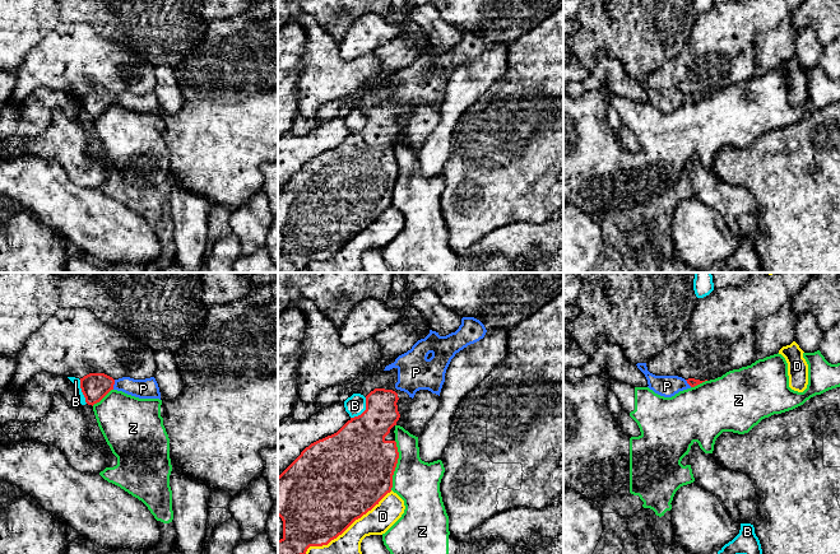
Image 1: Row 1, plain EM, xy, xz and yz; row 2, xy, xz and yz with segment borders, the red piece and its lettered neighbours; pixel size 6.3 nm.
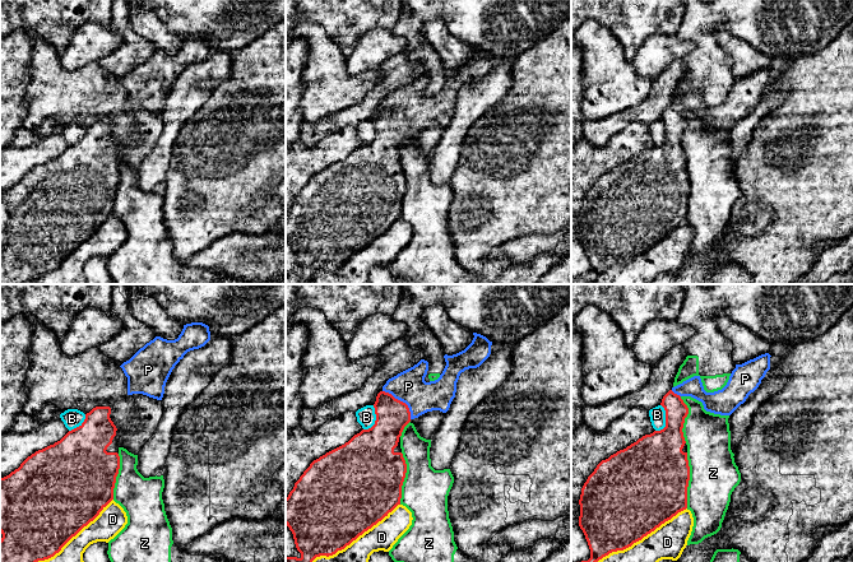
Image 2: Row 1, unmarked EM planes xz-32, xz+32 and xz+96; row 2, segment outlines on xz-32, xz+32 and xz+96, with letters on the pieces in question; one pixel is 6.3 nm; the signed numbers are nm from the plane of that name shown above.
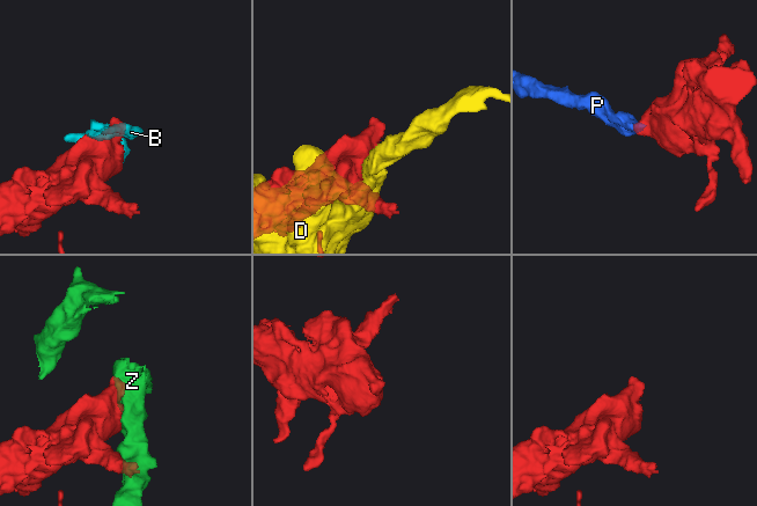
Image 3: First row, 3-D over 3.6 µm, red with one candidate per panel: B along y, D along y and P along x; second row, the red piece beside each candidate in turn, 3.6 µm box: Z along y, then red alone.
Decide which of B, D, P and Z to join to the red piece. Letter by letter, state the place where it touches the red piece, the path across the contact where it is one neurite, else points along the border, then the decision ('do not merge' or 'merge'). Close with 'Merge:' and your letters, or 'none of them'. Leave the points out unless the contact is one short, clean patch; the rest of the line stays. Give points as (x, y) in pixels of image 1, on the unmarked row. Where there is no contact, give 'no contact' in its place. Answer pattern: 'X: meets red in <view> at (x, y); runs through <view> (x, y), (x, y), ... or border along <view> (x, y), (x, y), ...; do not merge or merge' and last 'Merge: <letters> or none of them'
B: meets red in xz at (365, 125); do not merge
D: meets red in xz at (347, 242); do not merge
P: meets red in xy at (114, 98); runs through xy (94, 101), (114, 98), (143, 103); merge
Z: meets red in xz at (395, 180); do not merge
Merge: P

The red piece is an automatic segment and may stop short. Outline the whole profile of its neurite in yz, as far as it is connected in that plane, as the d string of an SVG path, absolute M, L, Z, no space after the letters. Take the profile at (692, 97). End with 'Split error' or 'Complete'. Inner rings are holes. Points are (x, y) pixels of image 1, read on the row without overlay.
M637 78L636 80L645 89L649 99L648 102L664 112L672 112L679 106L705 97L695 93L684 94L678 90L655 90L648 85L646 78Z. Split error

